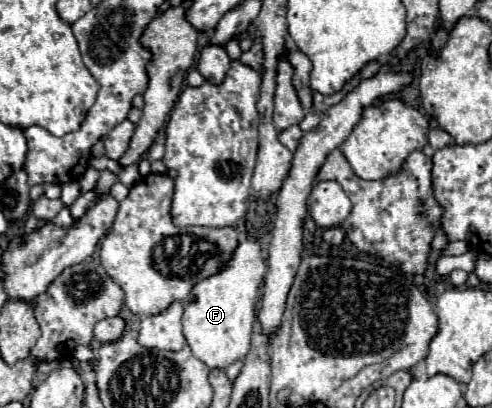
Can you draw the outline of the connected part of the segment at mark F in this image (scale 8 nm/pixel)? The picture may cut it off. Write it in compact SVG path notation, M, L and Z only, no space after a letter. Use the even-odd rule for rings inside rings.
M245 236L233 252L233 258L213 276L197 282L191 290L193 302L185 304L183 334L193 354L209 368L227 368L251 350L251 332L255 322L257 298L267 272L267 256L263 244Z

